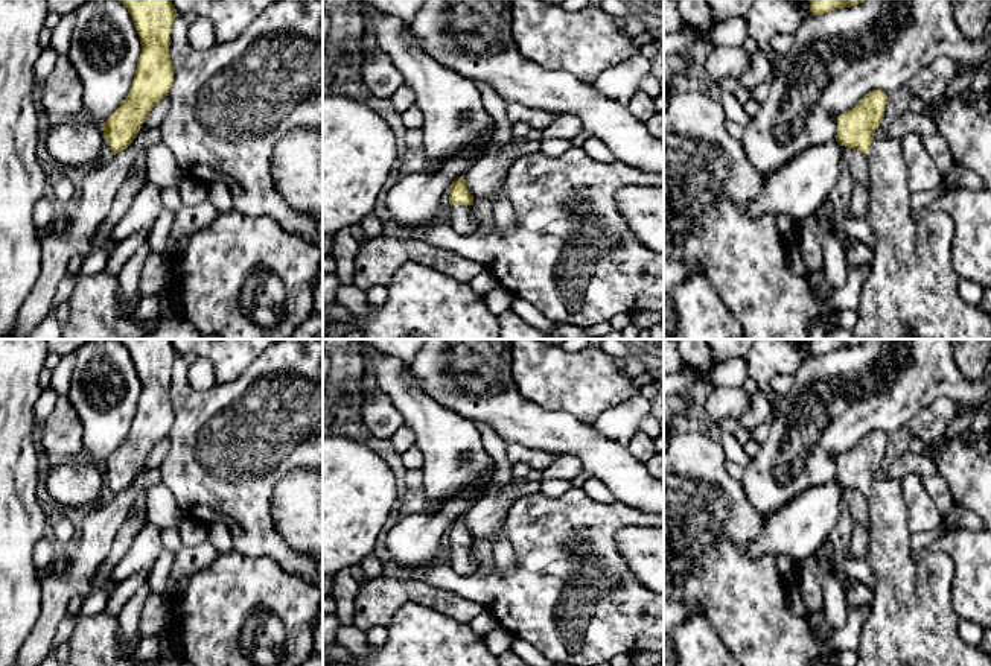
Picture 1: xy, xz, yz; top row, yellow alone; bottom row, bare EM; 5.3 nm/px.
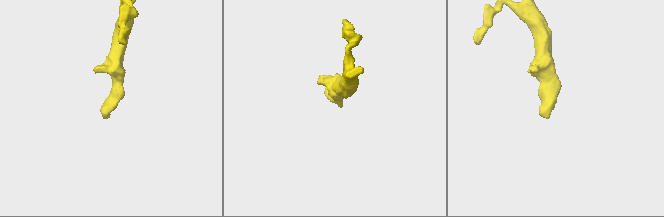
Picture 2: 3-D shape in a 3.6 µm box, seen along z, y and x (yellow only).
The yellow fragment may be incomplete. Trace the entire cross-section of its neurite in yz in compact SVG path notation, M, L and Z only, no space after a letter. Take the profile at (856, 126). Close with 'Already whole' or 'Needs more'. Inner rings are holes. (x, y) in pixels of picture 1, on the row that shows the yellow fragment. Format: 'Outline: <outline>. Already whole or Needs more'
Outline: M880 90L869 91L854 108L837 117L836 140L840 146L860 151L868 161L869 205L866 219L877 236L874 257L869 263L869 275L862 286L854 339L991 339L991 313L977 306L967 304L958 293L959 277L951 266L951 240L954 225L944 211L930 211L919 222L912 219L907 186L909 172L901 155L900 138L878 140L874 137L880 126L887 94Z. Needs more

